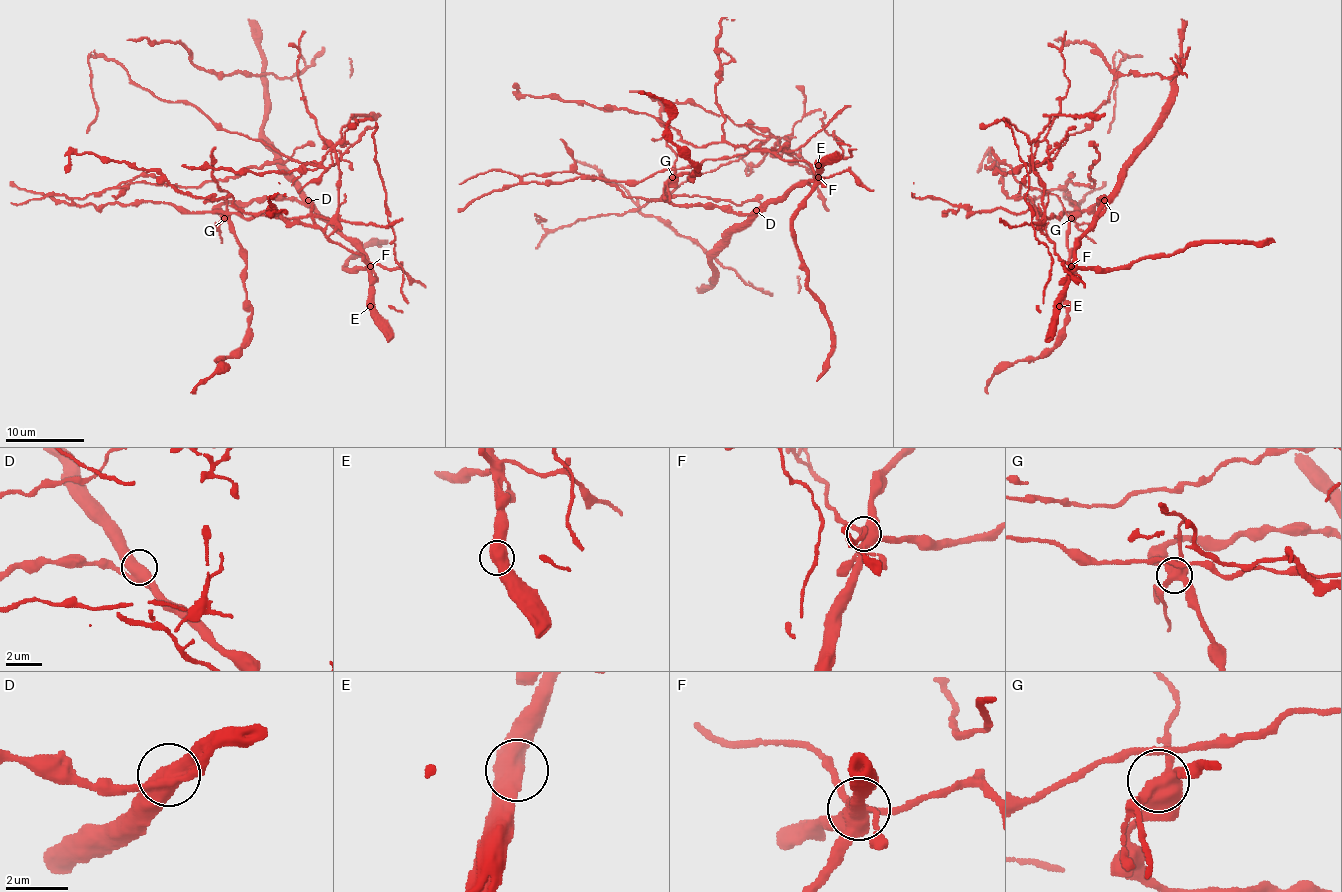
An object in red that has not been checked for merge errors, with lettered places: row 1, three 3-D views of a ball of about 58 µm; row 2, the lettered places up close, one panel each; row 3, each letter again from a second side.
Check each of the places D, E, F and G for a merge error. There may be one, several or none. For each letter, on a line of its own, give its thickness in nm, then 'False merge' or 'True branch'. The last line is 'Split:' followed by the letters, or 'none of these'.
D: Thickness 460 nm. True branch
E: Thickness 600 nm. True branch
F: Thickness 500 nm. False merge
G: Thickness 440 nm. False merge
Split: F, G

